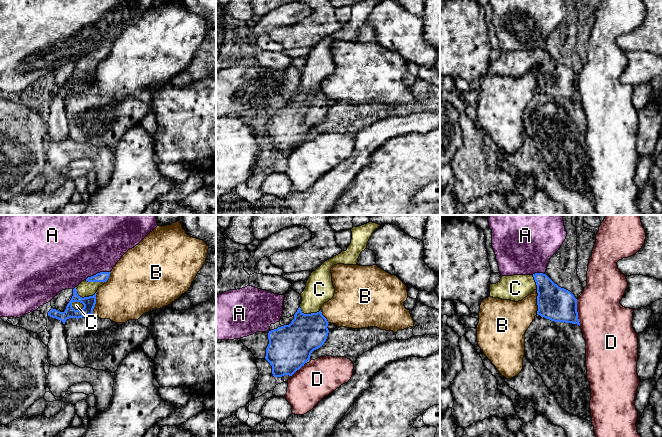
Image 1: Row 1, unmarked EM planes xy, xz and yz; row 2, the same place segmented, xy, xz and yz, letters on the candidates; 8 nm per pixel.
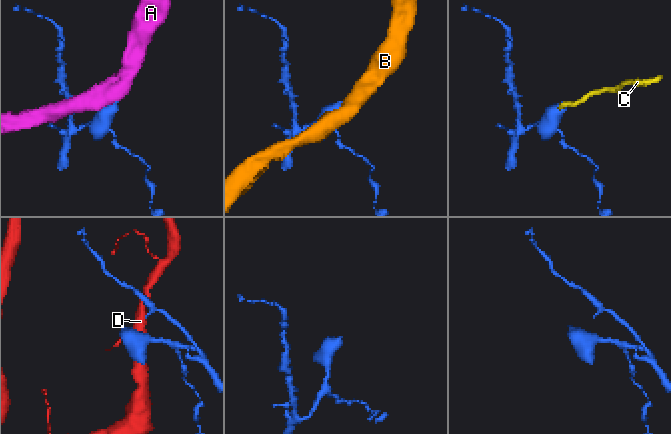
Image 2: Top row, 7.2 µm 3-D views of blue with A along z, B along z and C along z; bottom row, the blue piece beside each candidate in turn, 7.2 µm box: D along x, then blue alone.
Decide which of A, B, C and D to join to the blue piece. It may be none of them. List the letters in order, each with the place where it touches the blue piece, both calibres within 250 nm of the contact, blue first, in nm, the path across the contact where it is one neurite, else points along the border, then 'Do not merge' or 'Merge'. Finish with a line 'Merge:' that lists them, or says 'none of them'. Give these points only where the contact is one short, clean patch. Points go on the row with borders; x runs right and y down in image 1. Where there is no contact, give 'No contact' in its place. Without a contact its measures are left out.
A: Touches blue at xy (97, 273). Thickness 80 nm (blue) against 500 nm. Boundary: xy (109, 271), (100, 271), (85, 279). Do not merge
B: Touches blue at yz (537, 301). Thickness 280 nm (blue) against 280 nm. Boundary: yz (536, 289), (537, 313). Do not merge
C: Touches blue at xy (78, 301). Thickness 100 nm (blue) against 60 nm. Path across: xy (89, 302), (78, 301), (76, 305). Merge
D: Touches blue at yz (577, 312). Thickness 280 nm (blue) against 400 nm. Do not merge
Merge: C

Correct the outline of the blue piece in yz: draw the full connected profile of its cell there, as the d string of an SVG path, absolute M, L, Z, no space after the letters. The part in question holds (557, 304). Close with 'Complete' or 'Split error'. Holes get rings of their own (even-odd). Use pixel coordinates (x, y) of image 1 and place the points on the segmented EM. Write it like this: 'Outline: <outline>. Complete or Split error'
Outline: M543 273L502 276L498 283L490 284L490 297L518 302L534 290L538 293L538 315L554 322L580 326L577 299Z. Split error

